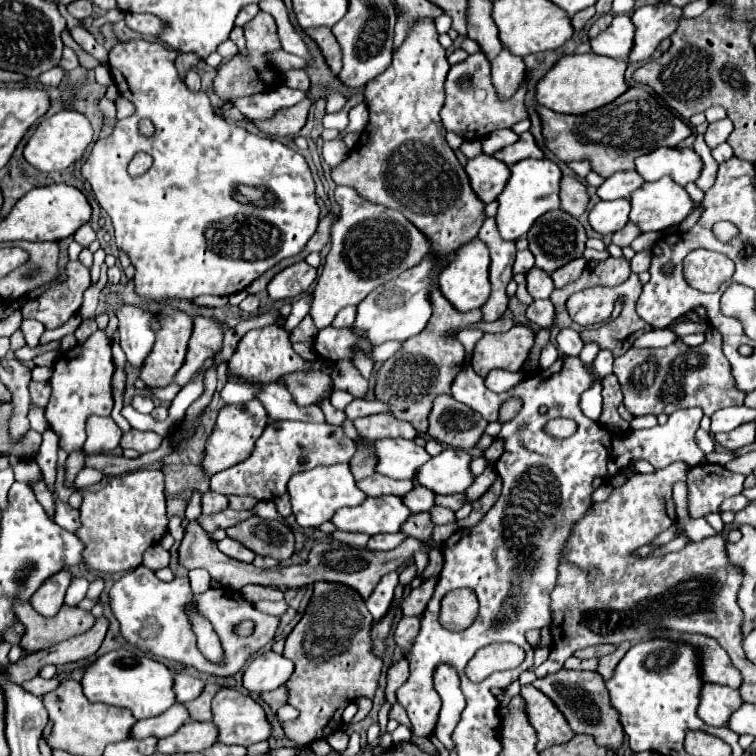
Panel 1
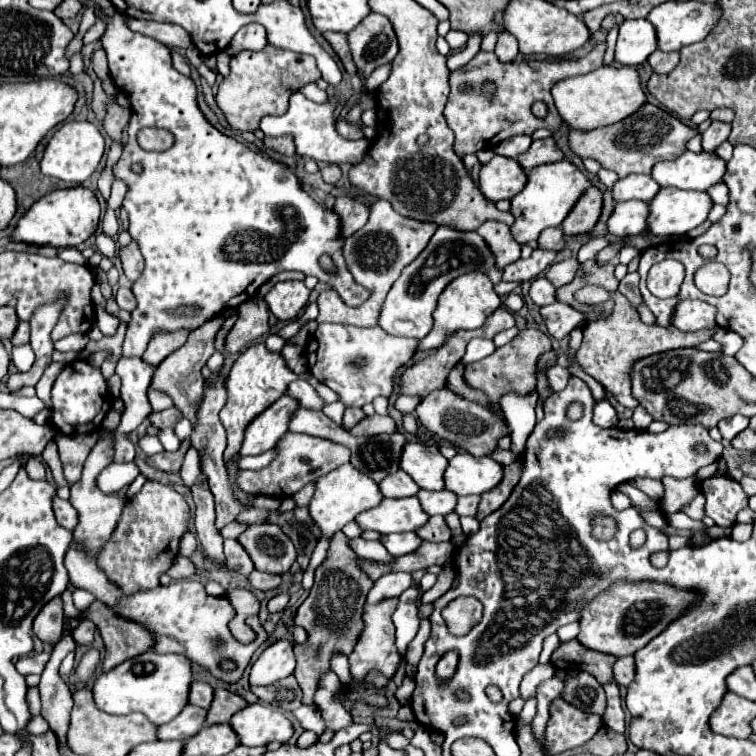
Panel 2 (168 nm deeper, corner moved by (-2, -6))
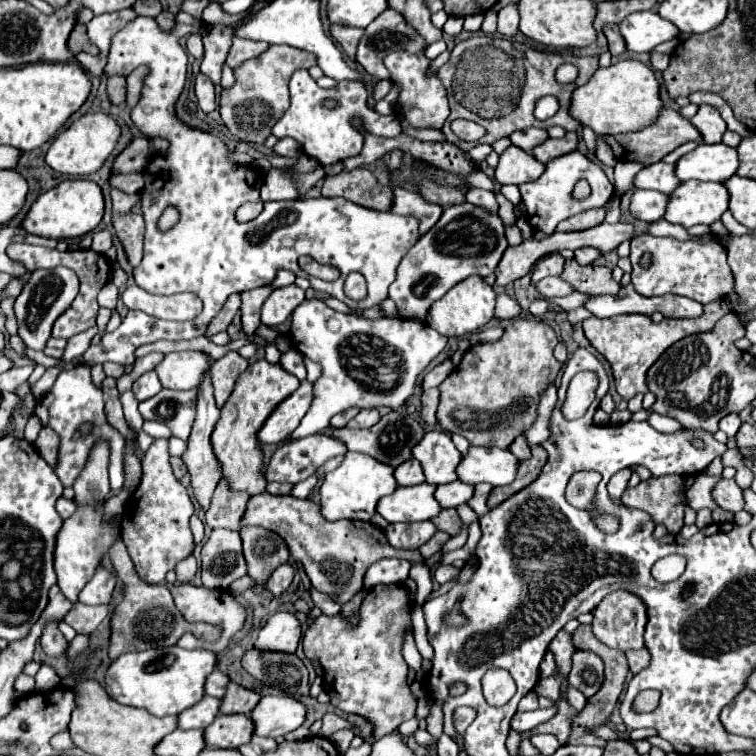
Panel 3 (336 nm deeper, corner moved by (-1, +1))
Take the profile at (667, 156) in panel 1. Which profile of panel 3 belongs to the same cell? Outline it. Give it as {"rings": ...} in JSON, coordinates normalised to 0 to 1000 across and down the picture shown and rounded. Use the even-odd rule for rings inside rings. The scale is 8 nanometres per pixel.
{"rings":[[[956,189],[948,192],[925,192],[919,200],[903,205],[893,216],[893,231],[901,239],[925,237],[925,239],[962,239],[972,231],[978,221],[975,200]]]}

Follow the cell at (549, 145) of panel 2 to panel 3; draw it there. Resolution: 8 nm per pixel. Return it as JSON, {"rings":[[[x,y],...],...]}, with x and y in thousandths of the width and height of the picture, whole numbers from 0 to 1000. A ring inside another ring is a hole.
{"rings":[[[750,176],[745,184],[721,184],[721,189],[716,189],[710,197],[705,194],[705,208],[716,216],[724,216],[739,205],[755,202],[758,197],[763,197],[763,176]]]}

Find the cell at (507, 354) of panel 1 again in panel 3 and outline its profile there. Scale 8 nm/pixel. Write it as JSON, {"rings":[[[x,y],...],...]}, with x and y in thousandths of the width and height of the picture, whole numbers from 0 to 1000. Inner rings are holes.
{"rings":[[[705,419],[684,422],[668,433],[668,440],[655,454],[634,454],[615,464],[607,485],[581,509],[583,528],[578,541],[578,557],[586,570],[612,575],[623,589],[636,591],[660,591],[671,594],[681,578],[687,578],[705,557],[708,544],[713,536],[713,520],[734,504],[734,496],[742,488],[742,480],[731,472],[731,462],[737,456],[734,438],[721,430],[718,425],[710,425]]]}

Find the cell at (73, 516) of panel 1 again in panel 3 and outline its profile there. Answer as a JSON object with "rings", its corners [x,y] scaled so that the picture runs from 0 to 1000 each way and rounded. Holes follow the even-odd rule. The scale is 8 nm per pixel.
{"rings":[[[78,657],[75,660],[75,679],[83,684],[83,687],[89,687],[89,684],[94,684],[97,679],[99,679],[99,665],[94,663],[94,660],[86,660],[86,657]]]}

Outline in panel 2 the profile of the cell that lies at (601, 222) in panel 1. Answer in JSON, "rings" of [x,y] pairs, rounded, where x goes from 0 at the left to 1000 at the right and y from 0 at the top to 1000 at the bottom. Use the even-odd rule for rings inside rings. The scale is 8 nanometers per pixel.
{"rings":[[[849,265],[817,267],[804,291],[804,307],[812,312],[839,312],[854,304],[857,283],[860,283],[857,267]]]}

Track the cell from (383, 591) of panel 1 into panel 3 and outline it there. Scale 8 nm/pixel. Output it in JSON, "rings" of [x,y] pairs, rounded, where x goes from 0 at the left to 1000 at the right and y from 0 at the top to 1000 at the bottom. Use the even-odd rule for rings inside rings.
{"rings":[[[504,739],[493,745],[485,753],[483,761],[483,779],[493,779],[501,771],[515,771],[515,774],[528,774],[541,763],[544,745],[541,742],[528,742],[528,739]]]}

